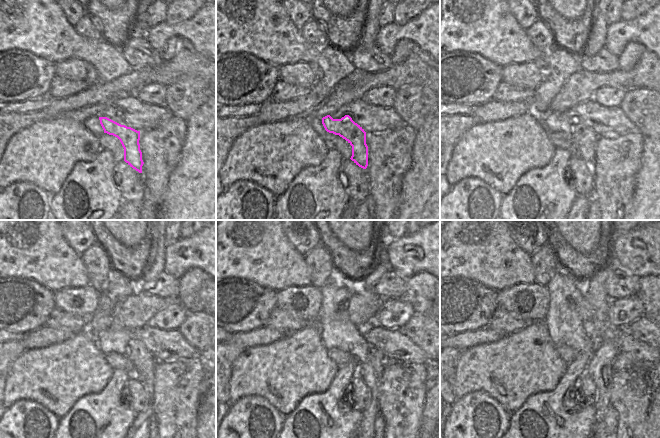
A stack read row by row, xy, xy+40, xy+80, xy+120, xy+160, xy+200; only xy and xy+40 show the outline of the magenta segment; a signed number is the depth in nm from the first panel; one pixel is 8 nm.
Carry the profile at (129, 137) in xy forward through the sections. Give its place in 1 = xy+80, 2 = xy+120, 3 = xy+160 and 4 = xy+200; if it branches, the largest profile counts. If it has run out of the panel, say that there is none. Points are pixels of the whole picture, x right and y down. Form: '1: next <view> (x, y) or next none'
1: next xy+80 (585, 137)
2: next xy+120 (124, 341)
3: next xy+160 (337, 331)
4: next xy+200 (565, 326)

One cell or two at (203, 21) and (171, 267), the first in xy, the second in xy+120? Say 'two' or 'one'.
one

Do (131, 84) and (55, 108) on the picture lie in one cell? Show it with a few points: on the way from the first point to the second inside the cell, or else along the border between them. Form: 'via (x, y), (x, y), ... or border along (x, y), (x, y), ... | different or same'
via (112, 90), (98, 92), (79, 101), (74, 101) | same

